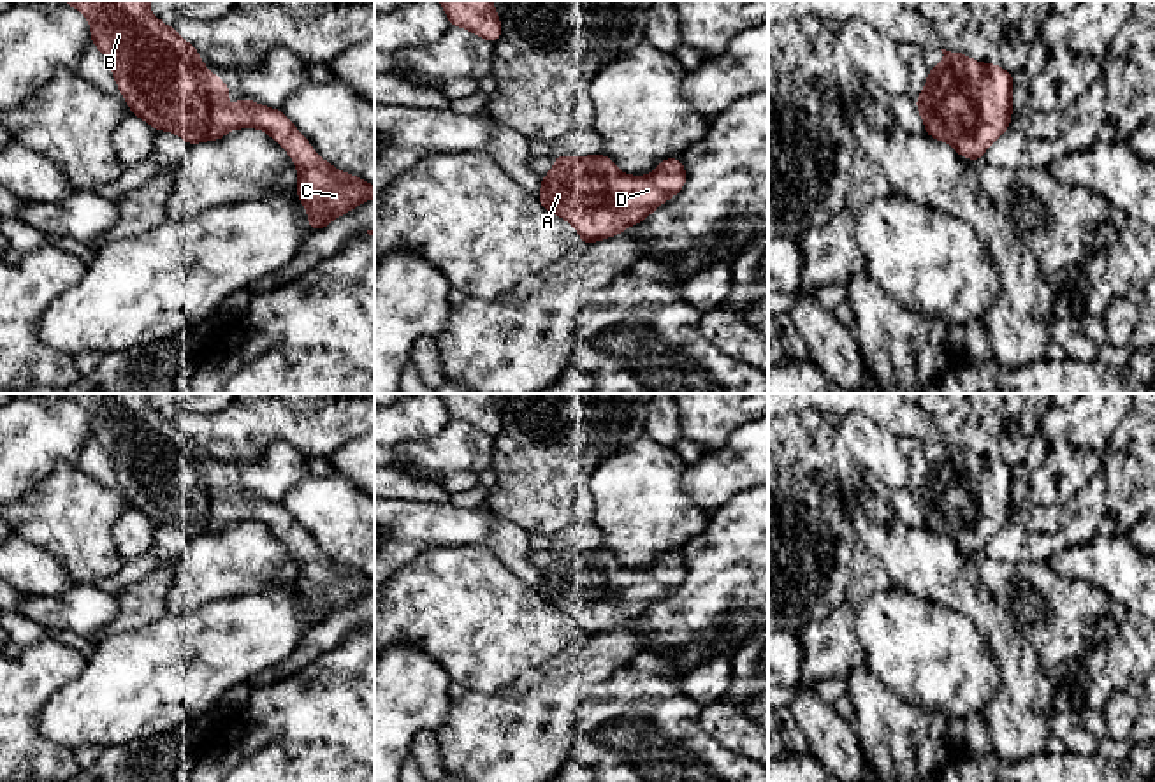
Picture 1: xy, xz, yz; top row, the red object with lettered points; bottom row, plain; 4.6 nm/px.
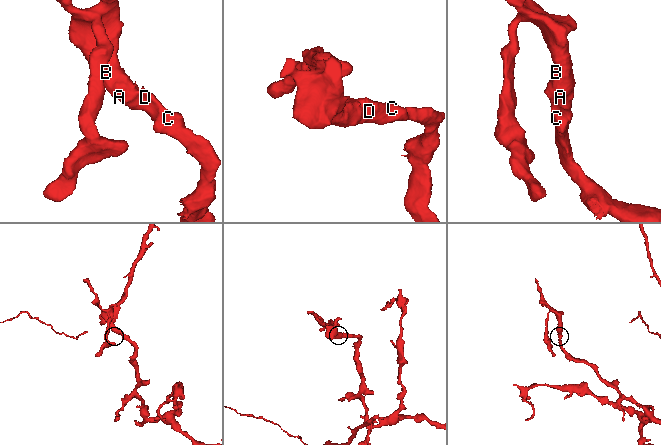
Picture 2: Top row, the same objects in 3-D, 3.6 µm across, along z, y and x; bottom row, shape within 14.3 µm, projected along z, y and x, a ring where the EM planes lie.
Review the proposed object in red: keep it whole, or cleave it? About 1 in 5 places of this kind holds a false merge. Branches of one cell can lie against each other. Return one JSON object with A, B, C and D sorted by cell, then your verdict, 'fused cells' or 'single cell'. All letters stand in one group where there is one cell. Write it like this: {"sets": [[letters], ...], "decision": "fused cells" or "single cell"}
{"sets": [["A", "B", "C", "D"]], "decision": "single cell"}

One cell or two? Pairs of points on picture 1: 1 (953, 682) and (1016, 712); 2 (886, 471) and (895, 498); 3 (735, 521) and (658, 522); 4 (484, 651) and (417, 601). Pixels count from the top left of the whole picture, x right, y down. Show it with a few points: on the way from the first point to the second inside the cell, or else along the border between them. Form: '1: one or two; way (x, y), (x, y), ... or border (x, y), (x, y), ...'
1: two; border (994, 659), (999, 670), (999, 687), (981, 712)
2: two; border (860, 470), (892, 487), (906, 489)
3: two; border (709, 515), (709, 522), (679, 550)
4: one; way (468, 635), (438, 605), (433, 605)

